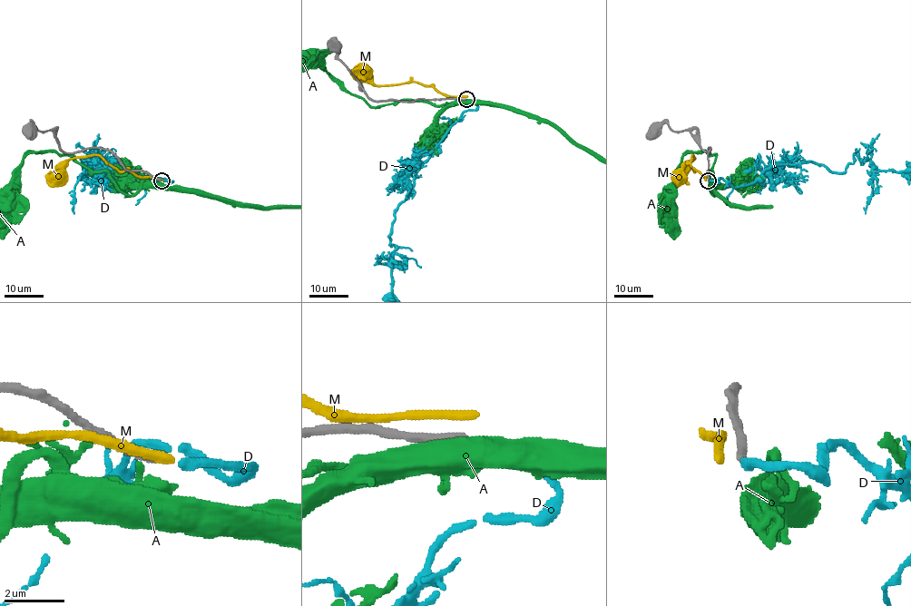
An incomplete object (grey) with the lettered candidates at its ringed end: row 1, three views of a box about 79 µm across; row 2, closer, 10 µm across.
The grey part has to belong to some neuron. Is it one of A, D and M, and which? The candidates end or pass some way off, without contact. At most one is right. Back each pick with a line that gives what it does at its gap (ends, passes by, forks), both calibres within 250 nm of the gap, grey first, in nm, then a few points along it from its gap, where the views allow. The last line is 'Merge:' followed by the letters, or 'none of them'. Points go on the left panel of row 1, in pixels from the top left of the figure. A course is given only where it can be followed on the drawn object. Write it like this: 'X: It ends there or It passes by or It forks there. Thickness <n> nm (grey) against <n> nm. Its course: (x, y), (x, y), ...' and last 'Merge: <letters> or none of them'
D: It ends there. Thickness 260 nm (grey) against 320 nm. Its course: (162, 180), (172, 180), (143, 187), (118, 165), (94, 161), (83, 171), (90, 154), (74, 213)
Merge: D

